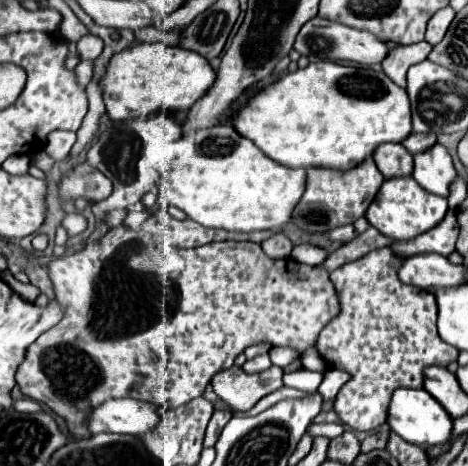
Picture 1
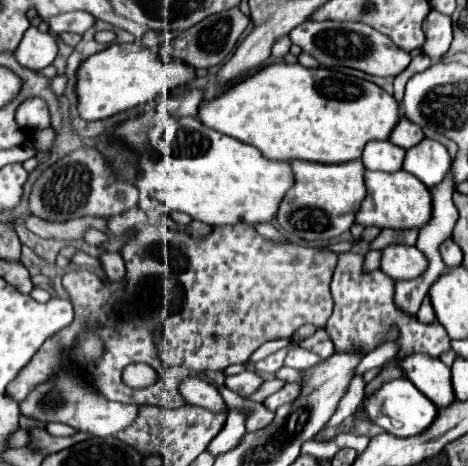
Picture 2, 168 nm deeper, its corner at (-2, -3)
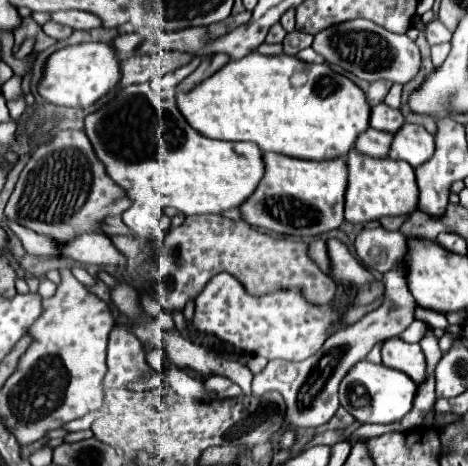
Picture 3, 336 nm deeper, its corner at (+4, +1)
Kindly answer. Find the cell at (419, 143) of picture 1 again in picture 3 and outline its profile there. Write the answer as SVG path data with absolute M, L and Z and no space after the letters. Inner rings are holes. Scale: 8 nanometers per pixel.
M378 104L372 108L372 116L370 116L370 126L382 132L390 132L396 134L402 126L404 126L404 116L400 110L394 110L386 104Z

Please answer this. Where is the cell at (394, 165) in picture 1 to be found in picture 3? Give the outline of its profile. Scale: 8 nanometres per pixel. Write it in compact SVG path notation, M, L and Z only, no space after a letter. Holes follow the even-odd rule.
M368 128L366 132L362 132L356 140L356 150L360 154L366 154L370 158L384 158L390 152L390 142L392 142L392 134L388 132L380 132L374 128Z

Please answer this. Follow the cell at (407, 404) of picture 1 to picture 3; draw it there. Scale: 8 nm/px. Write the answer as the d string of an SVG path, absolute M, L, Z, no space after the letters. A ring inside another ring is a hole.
M358 362L350 374L340 384L340 404L358 420L358 422L376 422L376 424L394 424L400 422L414 406L416 398L414 382L400 370L392 370L382 364Z

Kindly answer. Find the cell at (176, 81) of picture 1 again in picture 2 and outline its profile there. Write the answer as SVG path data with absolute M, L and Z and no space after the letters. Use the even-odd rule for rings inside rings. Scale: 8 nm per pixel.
M136 42L110 44L106 50L86 58L76 72L76 98L78 116L84 120L102 120L112 114L124 112L132 106L156 100L166 88L174 90L194 78L194 68L182 62L162 62L154 50Z

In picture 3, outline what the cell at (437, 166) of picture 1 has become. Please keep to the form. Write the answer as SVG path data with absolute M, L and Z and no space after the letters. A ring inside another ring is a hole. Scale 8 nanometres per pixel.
M404 124L398 134L394 134L394 142L390 146L392 160L404 160L412 168L422 166L422 162L430 160L434 154L434 136L428 134L422 126Z

